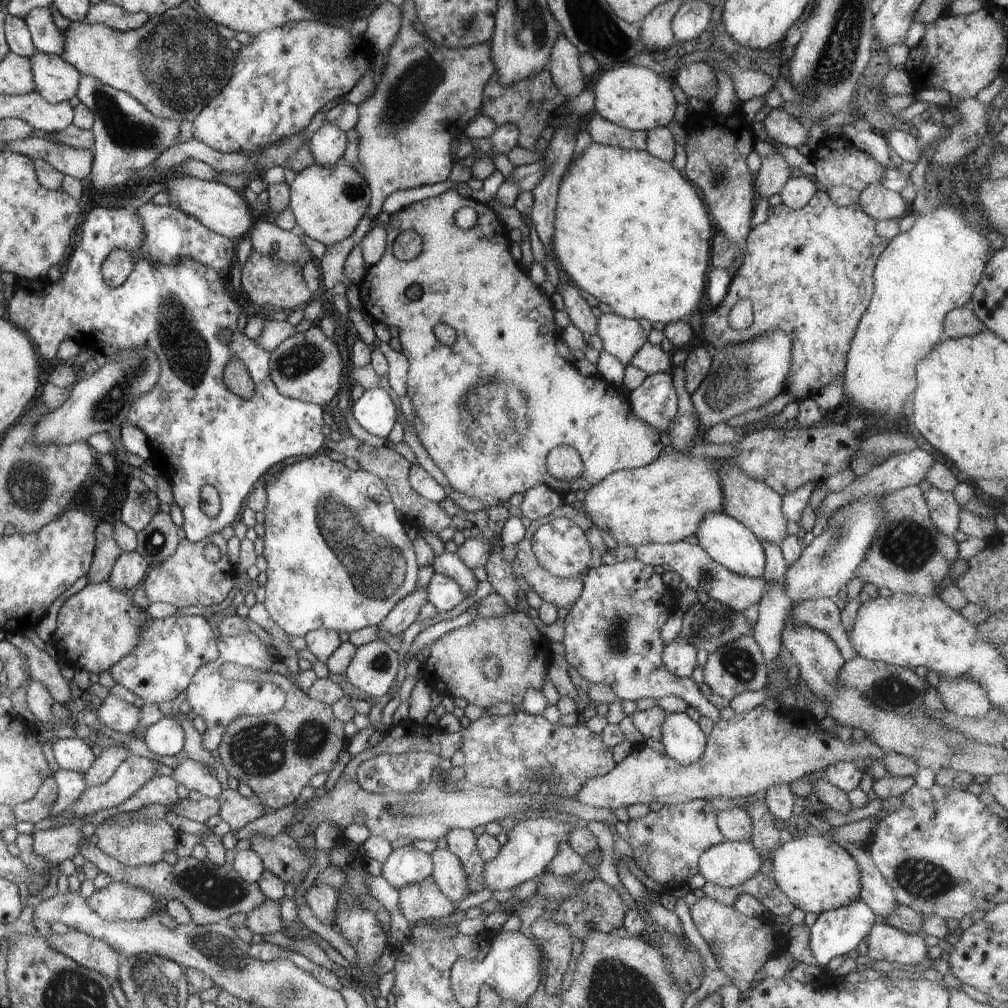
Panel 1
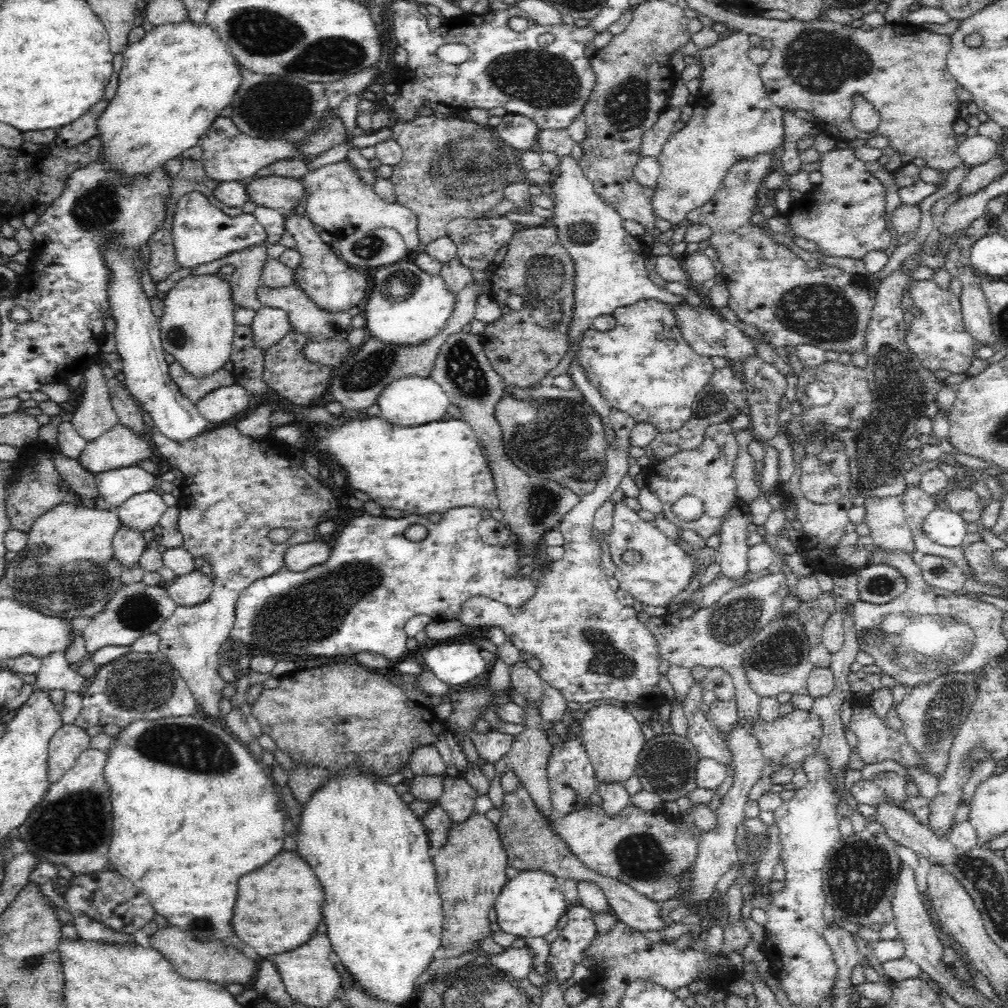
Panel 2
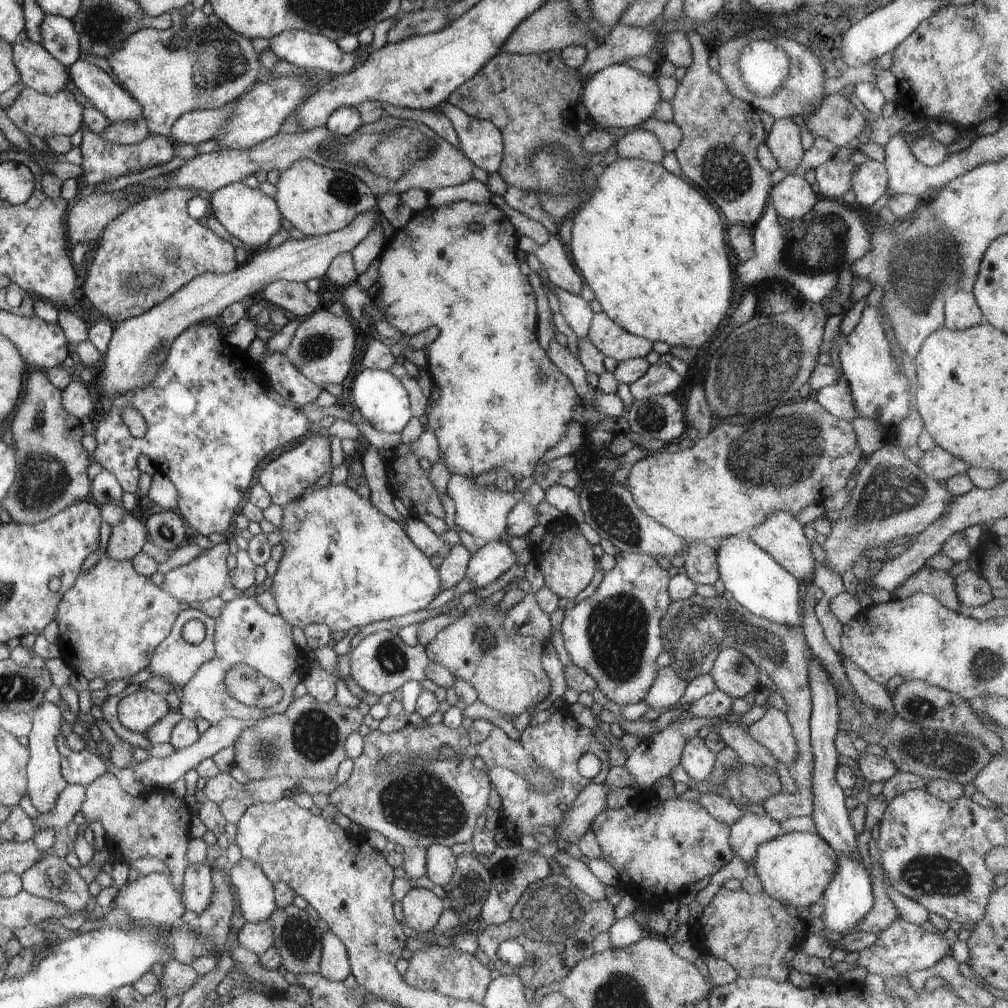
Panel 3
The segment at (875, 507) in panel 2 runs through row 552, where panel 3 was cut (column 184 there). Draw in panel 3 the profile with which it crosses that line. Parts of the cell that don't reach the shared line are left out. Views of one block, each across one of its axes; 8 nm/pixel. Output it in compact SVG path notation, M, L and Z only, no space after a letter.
M149 874L121 886L119 892L113 894L113 900L105 912L111 912L111 910L123 910L129 918L133 918L133 922L159 922L163 926L173 926L187 908L185 908L183 894L175 890L171 876Z

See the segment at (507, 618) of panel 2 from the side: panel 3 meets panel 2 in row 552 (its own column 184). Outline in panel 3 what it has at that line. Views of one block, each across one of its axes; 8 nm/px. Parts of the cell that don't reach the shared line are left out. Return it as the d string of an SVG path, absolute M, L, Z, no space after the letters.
M227 542L203 550L191 562L167 572L161 590L179 602L207 602L227 586Z

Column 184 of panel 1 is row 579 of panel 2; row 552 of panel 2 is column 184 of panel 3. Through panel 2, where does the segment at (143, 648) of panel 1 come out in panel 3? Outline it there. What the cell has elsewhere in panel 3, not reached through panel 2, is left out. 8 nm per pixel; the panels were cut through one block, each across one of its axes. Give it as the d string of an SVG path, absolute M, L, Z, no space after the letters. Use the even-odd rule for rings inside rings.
M183 610L179 616L177 616L177 620L175 620L175 626L173 626L173 632L157 646L157 650L155 650L155 654L151 656L151 662L147 664L147 672L151 672L151 674L157 674L157 676L161 676L163 680L167 680L173 688L175 688L175 692L177 690L181 690L189 680L191 680L191 676L199 670L199 666L203 666L203 664L207 664L209 660L213 660L215 658L215 620L213 618L209 618L207 614L203 614L201 610ZM189 620L201 620L203 624L205 624L205 638L201 640L201 644L187 644L183 638L181 638L181 626L185 624L185 622L189 622Z

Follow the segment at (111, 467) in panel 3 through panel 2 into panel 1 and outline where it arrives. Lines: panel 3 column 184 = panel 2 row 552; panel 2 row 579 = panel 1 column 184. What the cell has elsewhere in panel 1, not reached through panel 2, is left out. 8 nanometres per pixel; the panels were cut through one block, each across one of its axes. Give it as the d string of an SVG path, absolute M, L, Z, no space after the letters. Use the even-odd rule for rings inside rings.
M93 206L93 210L89 210L85 218L87 220L81 224L79 244L75 246L75 252L71 252L69 266L65 268L59 284L51 284L49 280L17 280L13 296L9 298L9 302L5 302L5 316L15 328L23 328L23 332L33 342L35 352L39 348L39 356L43 356L45 360L53 360L59 344L69 338L81 338L83 346L101 352L107 360L113 358L119 350L133 348L135 342L143 342L149 350L155 352L161 364L159 380L151 392L135 400L123 426L139 428L149 438L149 446L153 450L151 462L155 464L157 472L167 478L169 496L183 512L181 530L185 534L185 540L201 542L207 536L219 534L223 532L223 528L237 522L237 512L243 500L247 500L245 496L253 492L253 482L257 482L261 474L265 474L273 464L281 462L283 458L311 458L311 454L321 448L321 424L325 424L325 420L321 420L323 406L281 396L275 382L271 380L271 354L263 350L255 340L249 340L237 330L235 320L241 310L237 302L227 296L225 286L213 268L207 268L195 260L181 260L177 266L153 266L145 260L139 260L125 282L121 282L119 286L111 286L107 278L103 278L103 262L107 260L111 250L127 250L129 254L135 254L135 258L139 258L145 238L143 224L137 212L127 208L109 210ZM221 330L227 330L231 334L229 342L221 342ZM231 360L239 360L253 380L253 394L249 400L235 396L223 382L223 370ZM203 484L211 484L219 492L221 510L215 518L205 516L199 508L199 488Z

